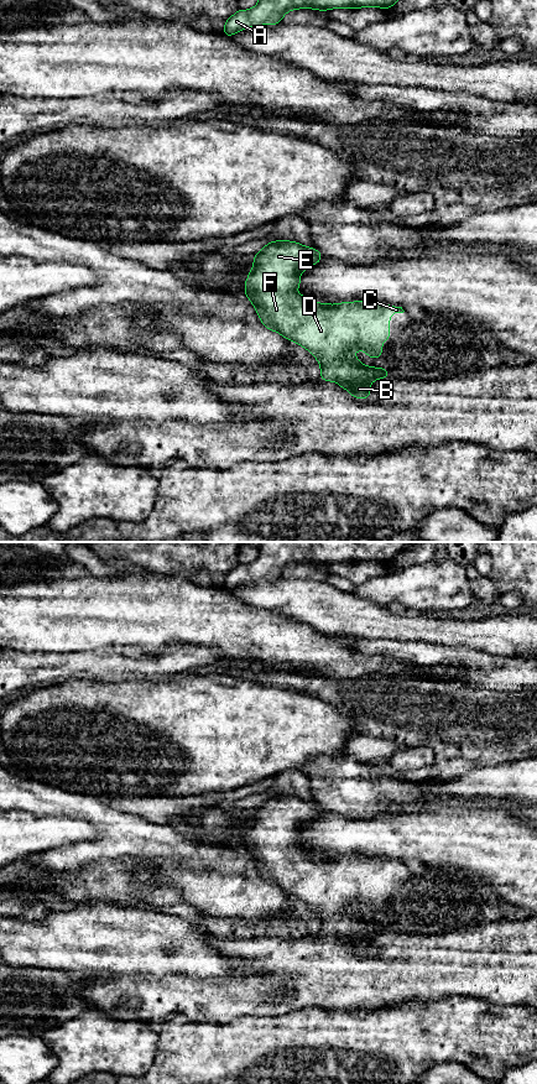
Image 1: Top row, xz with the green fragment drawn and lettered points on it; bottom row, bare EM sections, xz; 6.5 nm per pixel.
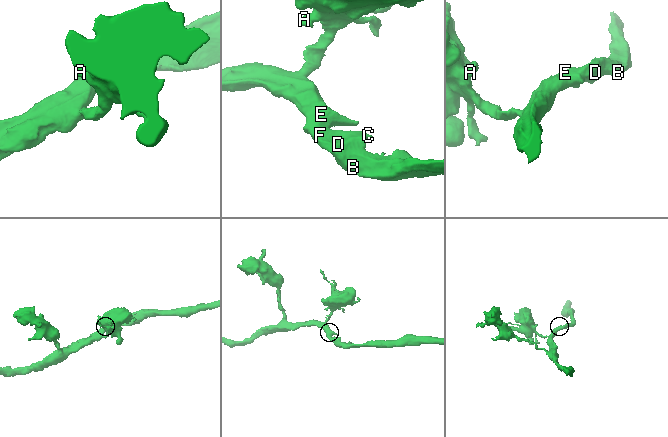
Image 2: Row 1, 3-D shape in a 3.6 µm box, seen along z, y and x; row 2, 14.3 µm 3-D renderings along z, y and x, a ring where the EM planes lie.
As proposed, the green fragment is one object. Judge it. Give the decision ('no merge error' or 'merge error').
no merge error

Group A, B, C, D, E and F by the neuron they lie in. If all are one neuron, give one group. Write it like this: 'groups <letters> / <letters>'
groups A B C D E F

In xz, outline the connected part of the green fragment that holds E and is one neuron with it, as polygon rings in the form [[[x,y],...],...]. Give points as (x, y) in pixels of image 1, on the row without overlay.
[[[276,794],[262,802],[254,809],[252,823],[245,835],[245,850],[256,862],[261,877],[270,885],[277,886],[287,895],[296,896],[311,906],[320,918],[319,933],[334,936],[344,944],[348,944],[355,953],[366,954],[370,950],[370,939],[374,934],[391,932],[385,922],[370,922],[359,917],[356,910],[348,911],[355,905],[365,906],[371,913],[380,912],[382,908],[382,896],[390,893],[390,869],[403,867],[402,861],[389,859],[356,855],[342,856],[338,859],[317,858],[294,845],[299,843],[299,829],[308,822],[318,818],[323,812],[322,807],[314,802],[307,802],[296,796]]]

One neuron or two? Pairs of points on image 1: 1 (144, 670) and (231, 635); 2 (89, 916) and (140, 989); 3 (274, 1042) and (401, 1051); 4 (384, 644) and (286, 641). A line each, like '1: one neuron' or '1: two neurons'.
1: two neurons
2: two neurons
3: one neuron
4: two neurons

